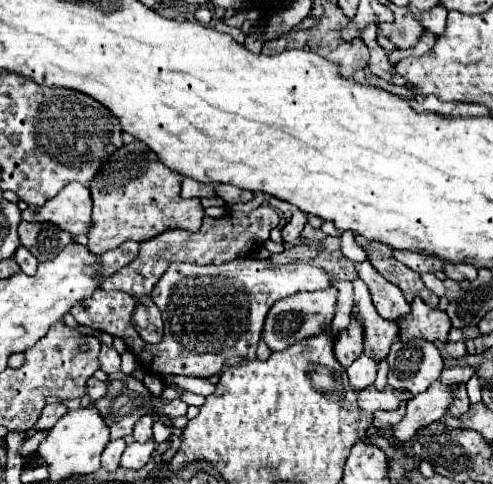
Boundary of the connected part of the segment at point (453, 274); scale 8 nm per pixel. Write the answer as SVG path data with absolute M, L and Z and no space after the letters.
M446 264L446 270L444 270L444 274L448 278L452 278L452 280L474 282L476 274L466 274L466 272L474 272L474 266L468 266L468 264Z

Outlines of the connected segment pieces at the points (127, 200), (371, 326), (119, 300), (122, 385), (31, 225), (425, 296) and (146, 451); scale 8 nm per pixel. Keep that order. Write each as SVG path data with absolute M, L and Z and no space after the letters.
M140 140L122 146L96 174L96 178L90 184L90 194L92 194L92 228L88 232L88 250L94 254L108 252L112 248L118 248L124 240L136 240L144 242L154 238L156 234L168 230L168 228L186 228L186 230L198 230L202 224L204 208L198 198L184 200L180 196L180 186L182 186L182 174L170 170L164 166L158 156Z
M356 274L350 278L350 282L354 286L354 308L358 310L356 320L364 330L364 352L382 360L388 356L388 350L398 336L398 324L394 320L380 318L366 284Z
M236 258L220 266L172 264L166 270L166 274L160 278L160 282L156 284L156 290L152 292L152 300L160 308L162 318L164 318L164 338L158 344L148 344L138 336L136 328L132 326L132 296L126 292L120 292L120 290L106 292L98 288L88 300L78 302L70 310L70 314L82 326L124 338L124 342L138 356L138 362L142 364L146 372L152 372L156 376L158 374L184 374L184 376L208 378L212 374L220 374L228 358L234 358L234 356L256 358L256 344L260 340L266 314L278 300L294 296L298 292L324 290L328 286L332 286L330 274L320 266L314 266L312 262L292 262L292 264L276 266L276 268L268 268L268 264L256 258Z
M128 376L126 380L112 380L108 386L108 394L100 400L96 400L96 408L100 410L100 414L104 414L104 422L110 428L110 438L124 438L126 434L132 434L132 428L136 424L136 420L140 420L144 414L156 414L158 418L168 416L184 416L186 414L186 404L176 398L176 400L164 400L162 396L152 396L150 390L144 386L142 380L136 380L132 376Z
M20 222L18 226L20 242L26 246L40 262L54 258L60 254L60 250L72 242L72 236L64 230L60 230L52 222Z
M354 236L356 242L364 248L366 256L368 256L368 262L392 284L396 284L402 292L404 292L404 298L408 302L412 302L416 296L420 296L428 306L432 308L438 308L438 296L434 292L430 292L420 274L410 270L408 266L404 266L402 262L398 262L394 256L392 256L392 246L388 244L382 244L382 242L376 242L376 240L366 240L362 236Z
M154 440L128 444L124 454L122 454L120 466L124 466L124 468L142 468L150 460L150 454L154 452L154 448L156 448Z

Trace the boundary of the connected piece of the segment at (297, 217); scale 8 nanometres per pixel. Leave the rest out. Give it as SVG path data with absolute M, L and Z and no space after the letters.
M296 210L296 212L292 214L292 218L290 218L290 220L284 224L284 228L282 228L282 238L284 238L284 242L294 242L294 240L300 236L304 224L306 224L306 214L300 212L300 210Z

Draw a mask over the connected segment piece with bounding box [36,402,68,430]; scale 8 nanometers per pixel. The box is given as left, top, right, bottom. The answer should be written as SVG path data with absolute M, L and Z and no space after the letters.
M62 402L46 404L44 410L42 410L40 420L36 422L36 430L50 430L50 428L56 424L56 420L58 420L60 416L64 416L66 412L68 412L68 408L66 408Z

